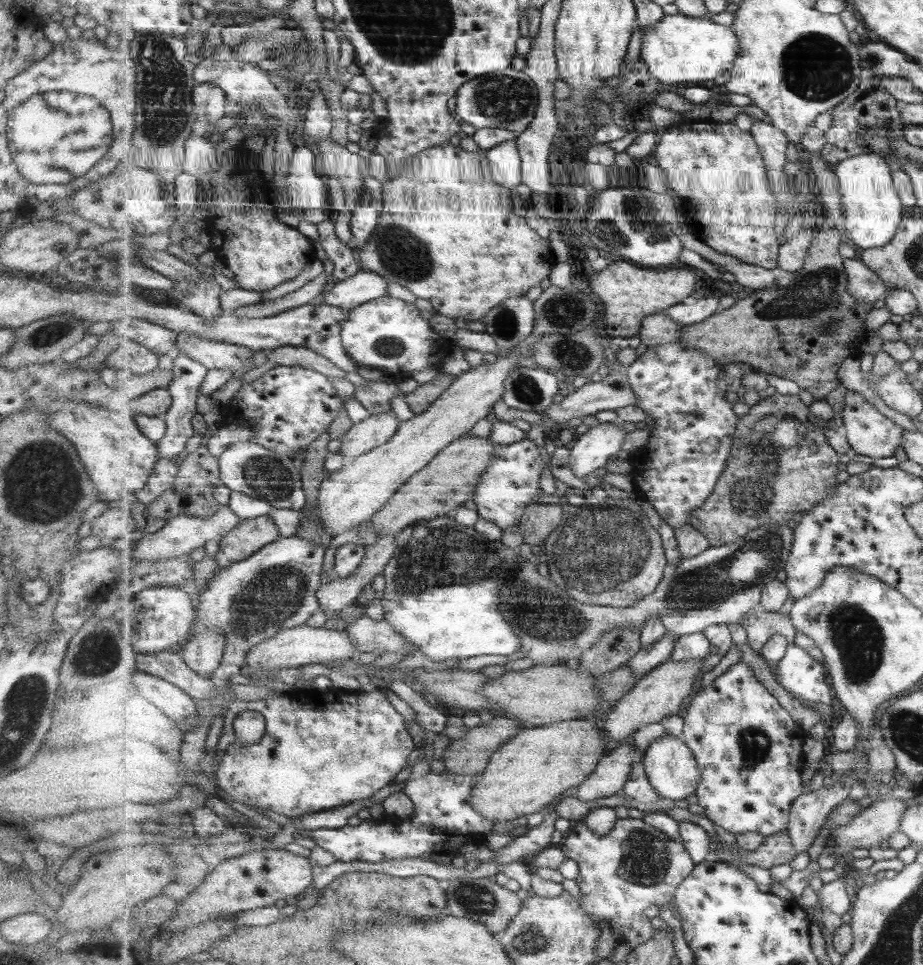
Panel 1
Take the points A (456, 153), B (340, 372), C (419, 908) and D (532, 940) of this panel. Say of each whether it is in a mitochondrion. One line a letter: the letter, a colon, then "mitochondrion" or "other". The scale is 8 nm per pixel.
A: other
B: other
C: mitochondrion
D: mitochondrion

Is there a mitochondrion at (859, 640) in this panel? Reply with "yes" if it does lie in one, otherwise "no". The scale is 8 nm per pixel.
yes

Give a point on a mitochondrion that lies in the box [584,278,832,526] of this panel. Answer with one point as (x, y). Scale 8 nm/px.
(773, 434)

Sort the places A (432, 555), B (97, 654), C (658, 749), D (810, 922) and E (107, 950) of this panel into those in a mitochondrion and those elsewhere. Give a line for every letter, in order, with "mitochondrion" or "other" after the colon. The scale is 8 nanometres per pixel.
A: mitochondrion
B: mitochondrion
C: other
D: other
E: other

